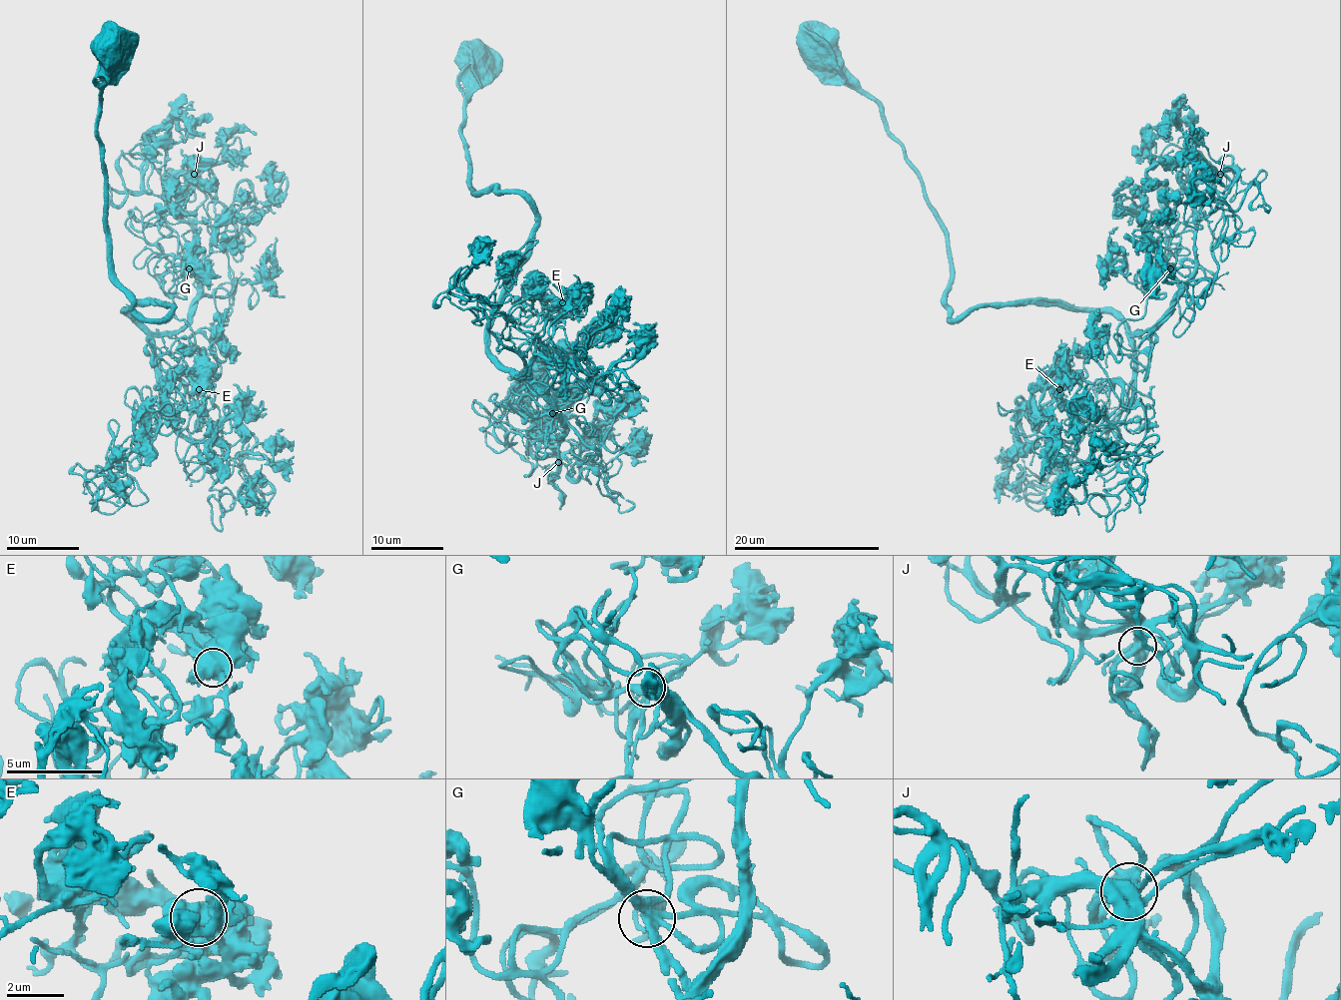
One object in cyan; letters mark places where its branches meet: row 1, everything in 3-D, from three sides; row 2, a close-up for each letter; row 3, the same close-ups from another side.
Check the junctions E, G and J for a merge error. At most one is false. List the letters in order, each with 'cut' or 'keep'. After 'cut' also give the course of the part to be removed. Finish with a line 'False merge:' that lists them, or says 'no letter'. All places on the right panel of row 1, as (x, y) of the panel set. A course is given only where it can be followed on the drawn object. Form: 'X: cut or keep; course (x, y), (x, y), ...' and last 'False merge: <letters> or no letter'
E: cut; course (1059, 389), (1056, 358), (1089, 358), (1094, 336), (1083, 350), (1118, 401), (1142, 407), (1145, 436), (1134, 449)
G: keep
J: keep
False merge: E

